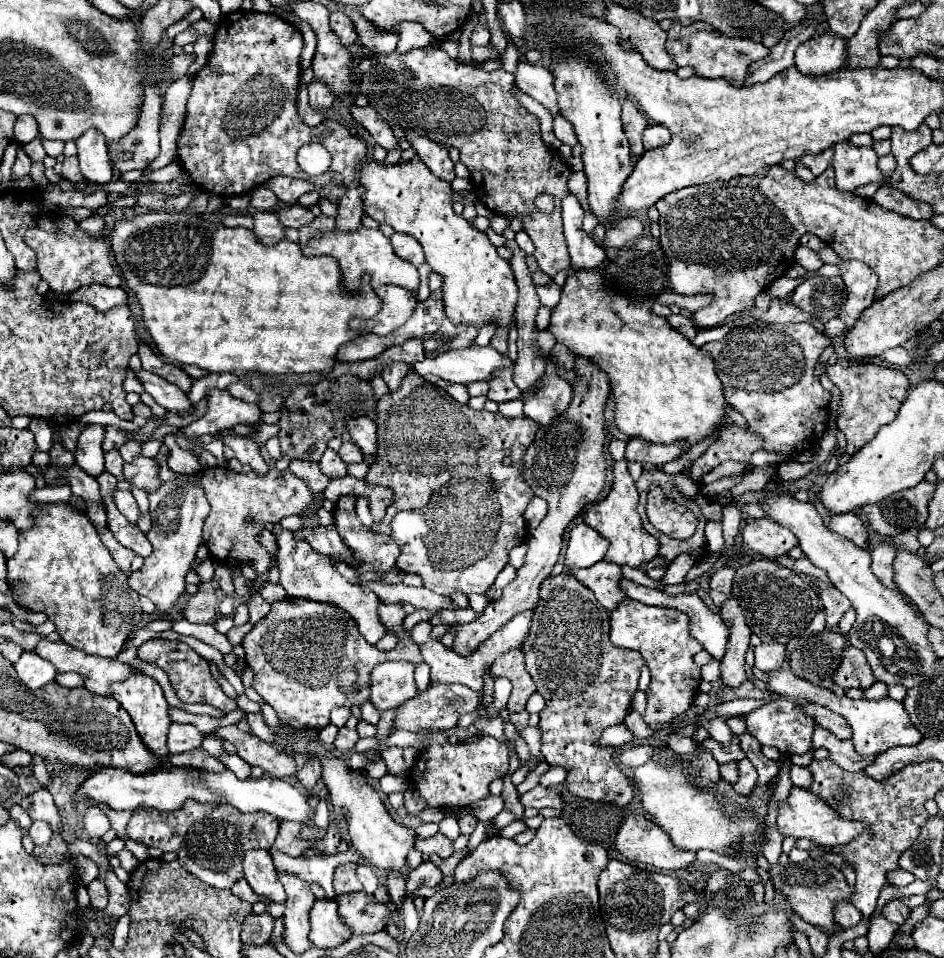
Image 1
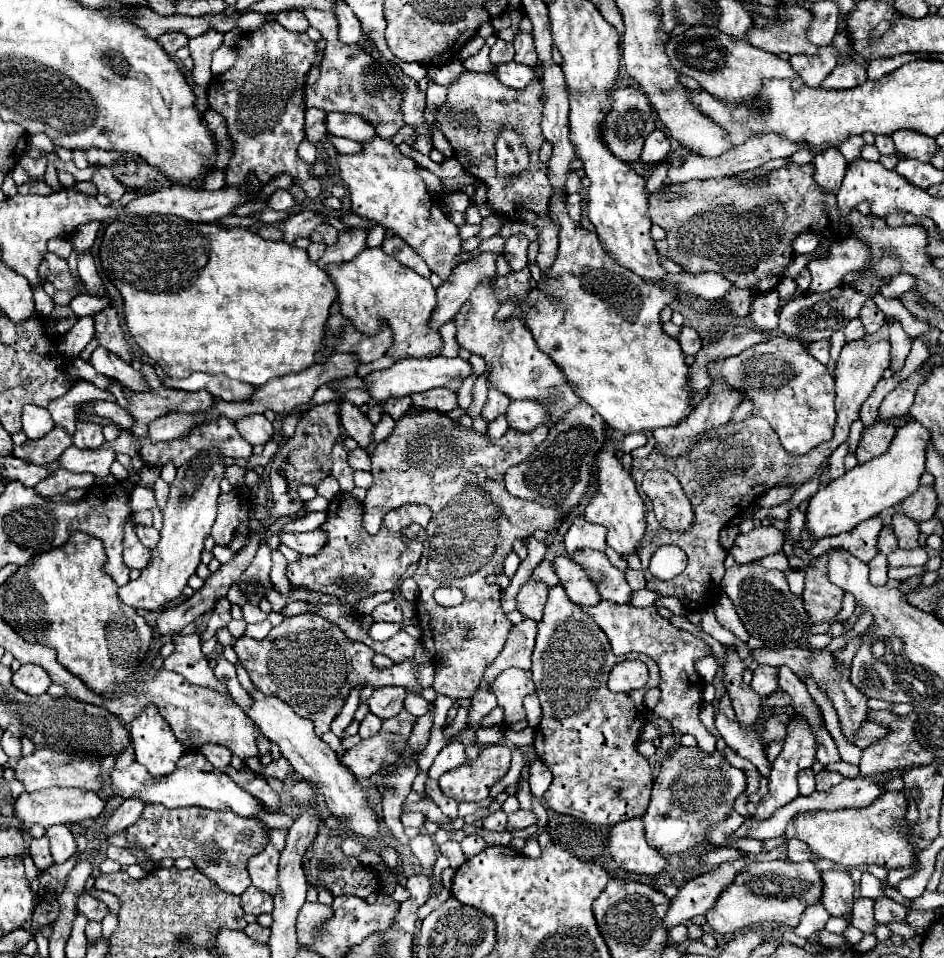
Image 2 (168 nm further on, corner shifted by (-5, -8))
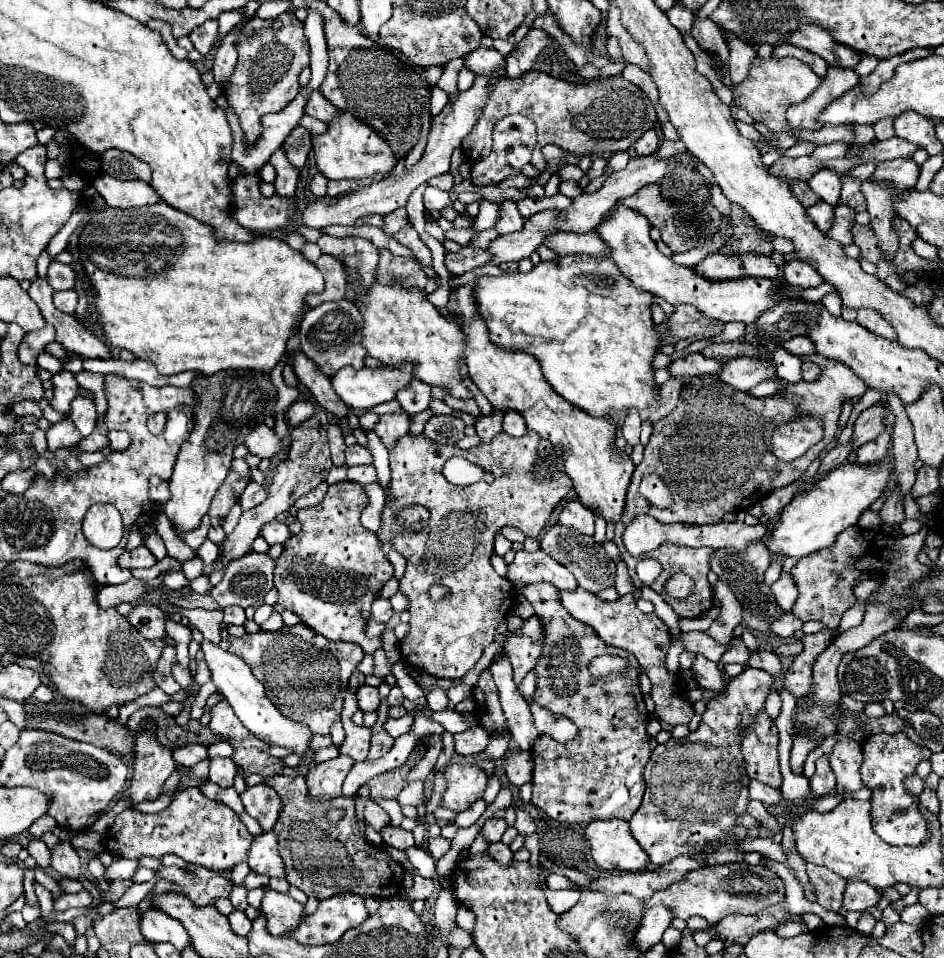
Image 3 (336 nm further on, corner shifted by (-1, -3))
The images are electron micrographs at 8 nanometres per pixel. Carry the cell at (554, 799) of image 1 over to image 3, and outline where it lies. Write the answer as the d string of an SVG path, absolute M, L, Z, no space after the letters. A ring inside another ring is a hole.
M493 817L493 819L485 821L485 825L481 829L481 835L487 843L497 843L497 841L501 841L501 835L503 835L505 829L507 829L507 823L503 819Z

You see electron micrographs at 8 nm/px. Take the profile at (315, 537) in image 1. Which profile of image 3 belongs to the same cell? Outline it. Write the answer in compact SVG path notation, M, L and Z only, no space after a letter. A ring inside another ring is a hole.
M271 521L271 523L267 523L267 525L259 531L259 535L261 535L269 545L275 545L275 543L285 543L285 541L289 539L289 529L287 529L287 525L283 525L283 523L279 523L279 521Z

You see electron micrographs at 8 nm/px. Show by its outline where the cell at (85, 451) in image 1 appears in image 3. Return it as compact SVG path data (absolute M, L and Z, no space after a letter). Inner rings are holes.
M77 395L71 403L71 421L81 431L83 437L91 435L91 431L95 429L95 423L97 423L97 413L95 413L93 399Z

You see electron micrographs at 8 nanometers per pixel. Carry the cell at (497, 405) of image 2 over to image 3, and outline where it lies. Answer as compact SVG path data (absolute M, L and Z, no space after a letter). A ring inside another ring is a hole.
M495 409L493 415L481 417L481 419L475 423L475 433L477 433L479 439L481 439L481 445L489 443L489 441L501 431L501 419L503 419L503 413Z

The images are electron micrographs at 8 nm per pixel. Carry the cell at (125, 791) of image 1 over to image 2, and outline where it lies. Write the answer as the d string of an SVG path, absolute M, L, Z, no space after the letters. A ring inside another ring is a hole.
M47 788L47 790L39 790L31 794L29 792L21 794L15 804L15 816L21 818L27 826L41 824L49 828L53 824L73 824L87 818L99 818L103 814L105 804L107 802L99 800L95 792L87 792L83 788Z

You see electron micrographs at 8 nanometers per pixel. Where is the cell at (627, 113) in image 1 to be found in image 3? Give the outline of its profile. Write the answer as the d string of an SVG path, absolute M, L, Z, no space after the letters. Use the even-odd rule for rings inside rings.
M529 71L521 79L511 81L503 77L495 83L479 121L475 123L471 135L467 135L461 143L469 163L481 161L489 155L491 129L495 127L497 119L511 113L521 113L536 125L537 144L532 151L531 163L540 173L546 167L541 147L547 143L561 145L569 153L579 155L613 155L617 151L627 151L647 129L657 123L655 107L651 105L649 97L623 77L569 83L541 71Z

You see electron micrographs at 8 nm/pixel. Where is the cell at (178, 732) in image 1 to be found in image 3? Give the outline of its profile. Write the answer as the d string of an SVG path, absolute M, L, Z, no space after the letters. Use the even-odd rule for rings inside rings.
M211 759L211 767L209 767L209 779L213 783L217 783L219 787L233 787L233 779L237 775L237 767L231 759Z

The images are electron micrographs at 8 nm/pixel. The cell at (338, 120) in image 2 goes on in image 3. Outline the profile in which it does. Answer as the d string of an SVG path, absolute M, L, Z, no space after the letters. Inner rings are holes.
M311 91L311 97L307 97L305 113L323 123L331 123L331 119L337 115L337 109L333 107L333 103L329 99L323 97L321 91Z

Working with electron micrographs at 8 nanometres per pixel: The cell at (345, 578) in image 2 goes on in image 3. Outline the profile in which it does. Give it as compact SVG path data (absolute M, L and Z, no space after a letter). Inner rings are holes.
M341 481L329 485L329 491L319 505L299 509L297 519L303 525L303 531L287 539L283 553L275 561L275 589L279 591L279 605L299 615L303 623L311 627L315 633L321 633L323 637L333 641L357 643L365 653L373 653L375 649L381 647L381 637L369 639L365 635L365 625L371 615L371 603L377 599L385 581L393 577L393 565L381 551L379 537L359 523L361 511L365 507L367 507L367 493L363 485L353 481Z

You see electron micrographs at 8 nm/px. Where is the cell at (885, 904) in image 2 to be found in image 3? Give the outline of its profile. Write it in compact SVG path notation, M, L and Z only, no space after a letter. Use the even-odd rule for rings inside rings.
M849 881L843 893L843 909L845 911L865 911L879 901L879 893L875 887L863 881Z

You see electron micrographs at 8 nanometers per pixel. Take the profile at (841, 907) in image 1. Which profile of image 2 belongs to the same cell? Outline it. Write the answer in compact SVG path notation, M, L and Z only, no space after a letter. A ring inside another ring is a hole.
M825 870L821 872L825 882L823 888L823 908L831 916L847 918L853 912L853 880L843 870Z

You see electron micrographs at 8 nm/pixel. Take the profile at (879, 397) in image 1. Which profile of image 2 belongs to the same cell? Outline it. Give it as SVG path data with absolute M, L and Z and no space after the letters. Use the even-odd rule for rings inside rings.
M879 418L871 426L867 426L861 434L859 448L855 452L859 464L863 464L863 462L867 462L875 456L881 456L889 448L889 444L895 436L895 430L897 428L895 428L893 422L885 422L885 420L879 420Z

